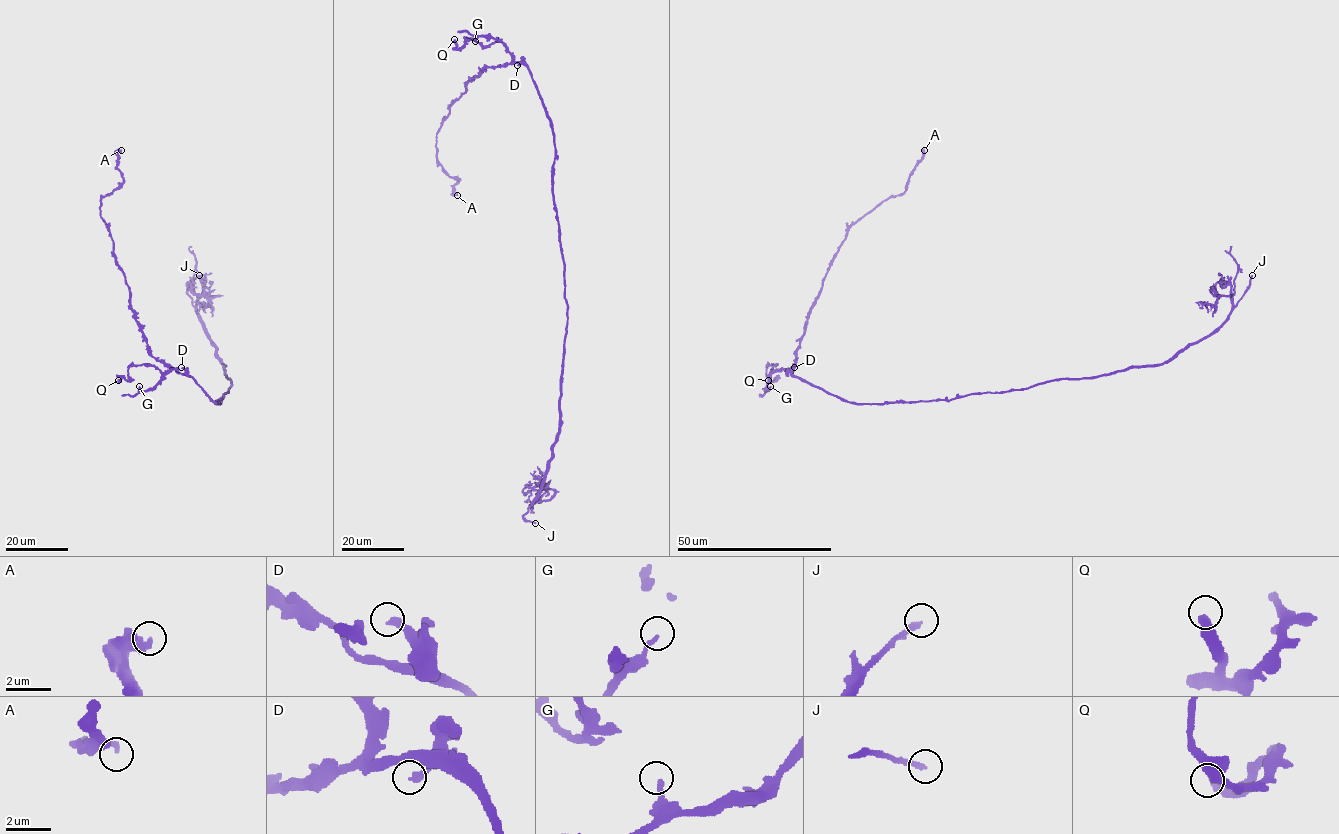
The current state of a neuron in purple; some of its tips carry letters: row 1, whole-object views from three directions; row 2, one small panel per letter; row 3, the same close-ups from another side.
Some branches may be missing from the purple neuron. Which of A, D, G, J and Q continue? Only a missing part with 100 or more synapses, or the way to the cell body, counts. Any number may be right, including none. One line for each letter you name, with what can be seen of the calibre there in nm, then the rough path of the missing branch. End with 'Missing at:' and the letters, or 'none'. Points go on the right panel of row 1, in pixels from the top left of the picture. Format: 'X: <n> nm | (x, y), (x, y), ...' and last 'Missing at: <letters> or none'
J: 220 nm | (1252, 275), (1233, 275), (1223, 267), (1213, 249), (1211, 227)
Missing at: J

